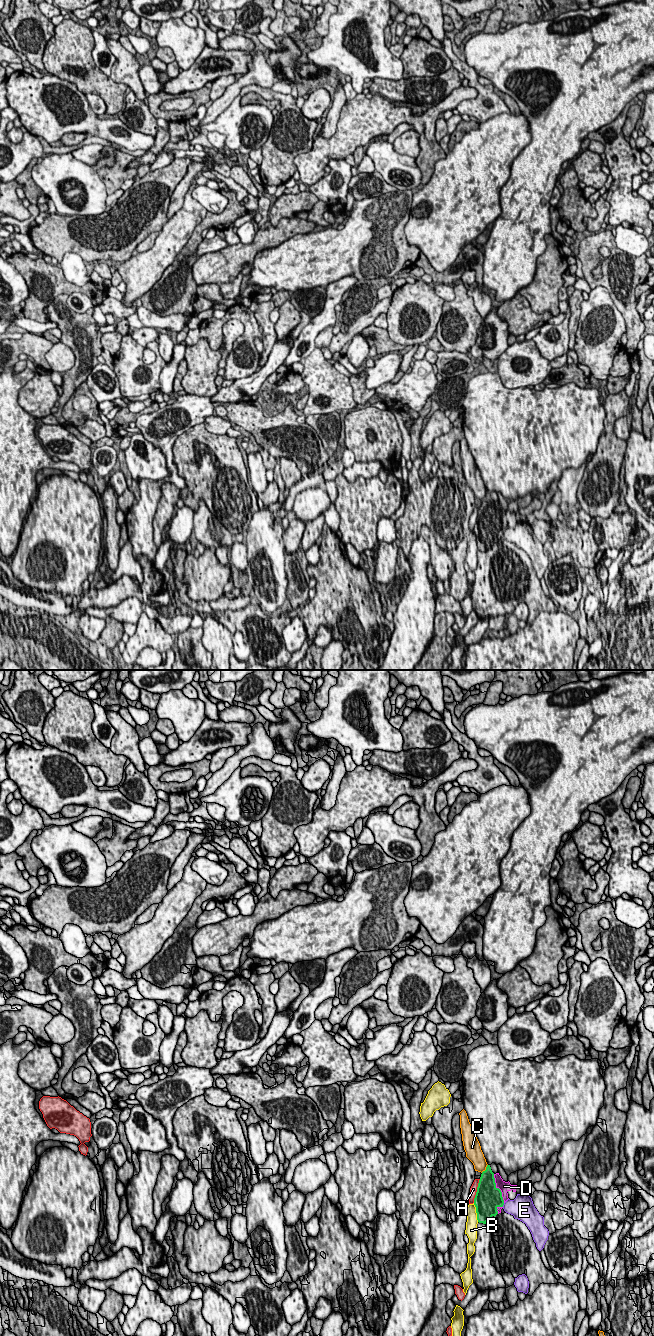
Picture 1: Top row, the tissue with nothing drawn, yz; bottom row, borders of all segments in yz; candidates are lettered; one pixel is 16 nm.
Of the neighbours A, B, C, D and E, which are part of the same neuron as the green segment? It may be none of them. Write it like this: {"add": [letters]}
{"add": ["D"]}

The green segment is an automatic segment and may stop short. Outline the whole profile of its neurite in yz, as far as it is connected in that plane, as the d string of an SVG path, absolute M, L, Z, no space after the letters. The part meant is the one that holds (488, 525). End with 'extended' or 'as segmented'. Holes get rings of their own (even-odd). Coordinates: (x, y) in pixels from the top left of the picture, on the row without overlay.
M487 493L481 502L474 526L478 550L486 552L493 544L501 541L504 531L516 526L516 517L517 513L505 510L499 501L494 502L490 493Z; extended

